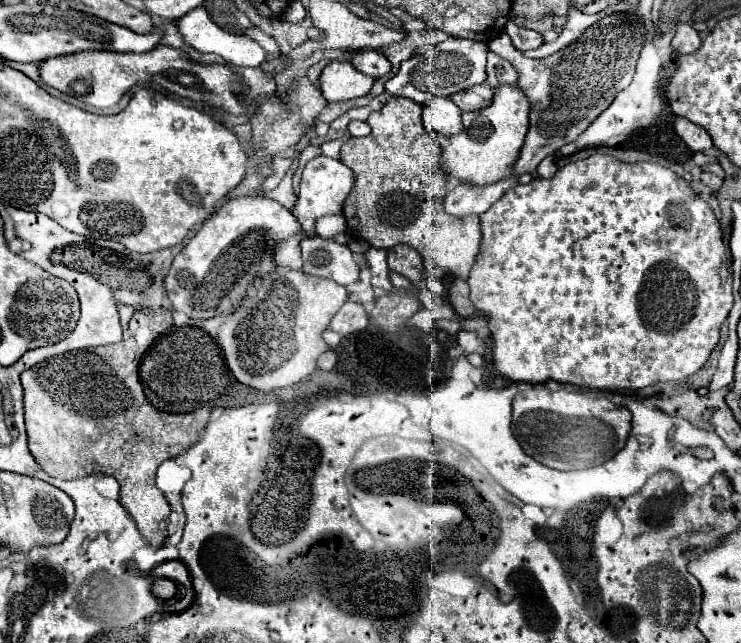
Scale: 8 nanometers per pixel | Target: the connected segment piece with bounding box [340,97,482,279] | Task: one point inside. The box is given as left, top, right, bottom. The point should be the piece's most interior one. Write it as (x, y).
(397, 199)

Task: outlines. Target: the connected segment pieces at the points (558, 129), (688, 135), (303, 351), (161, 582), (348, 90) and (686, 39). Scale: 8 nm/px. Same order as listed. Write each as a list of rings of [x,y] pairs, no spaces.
[[[634,13],[604,15],[598,23],[594,23],[594,27],[584,31],[582,39],[576,39],[546,59],[524,57],[506,33],[500,33],[488,43],[490,51],[514,63],[514,69],[518,71],[518,85],[528,95],[532,107],[530,129],[518,157],[518,175],[534,173],[536,165],[544,157],[560,151],[562,145],[576,141],[578,135],[610,107],[614,97],[632,83],[640,51],[646,43],[646,27],[642,23],[634,23],[632,33],[632,19],[636,19]]]
[[[676,117],[674,129],[692,151],[708,151],[712,147],[712,137],[700,125],[696,125],[684,117]]]
[[[274,269],[268,279],[264,279],[242,303],[240,307],[230,313],[220,331],[218,331],[218,345],[222,347],[224,359],[232,375],[254,389],[260,391],[272,391],[280,387],[290,387],[294,383],[304,381],[314,369],[316,359],[328,351],[330,347],[322,339],[322,331],[328,329],[330,319],[336,315],[336,311],[342,307],[342,303],[348,301],[346,287],[330,281],[330,279],[318,279],[308,277],[302,271],[288,271],[288,269]]]
[[[156,579],[154,585],[152,585],[152,591],[154,591],[154,595],[160,597],[160,599],[170,599],[170,597],[174,595],[176,587],[174,587],[174,583],[168,583],[166,579]]]
[[[330,61],[320,73],[320,93],[328,103],[368,95],[374,79],[356,71],[348,61]]]
[[[686,23],[678,25],[678,31],[676,31],[674,39],[672,39],[672,49],[674,49],[676,55],[690,55],[690,53],[694,53],[700,45],[702,45],[702,39],[700,39],[700,35],[692,29],[692,25],[686,25]]]

